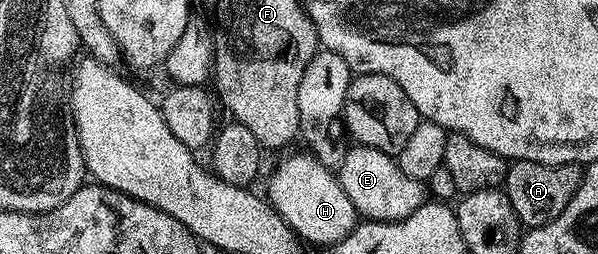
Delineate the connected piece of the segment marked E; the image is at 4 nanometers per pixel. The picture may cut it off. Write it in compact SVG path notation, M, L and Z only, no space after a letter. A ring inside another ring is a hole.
M352 145L352 150L342 155L337 167L337 177L345 196L355 205L364 219L373 222L400 222L428 201L429 190L424 183L401 172L398 161L392 155L372 146Z

